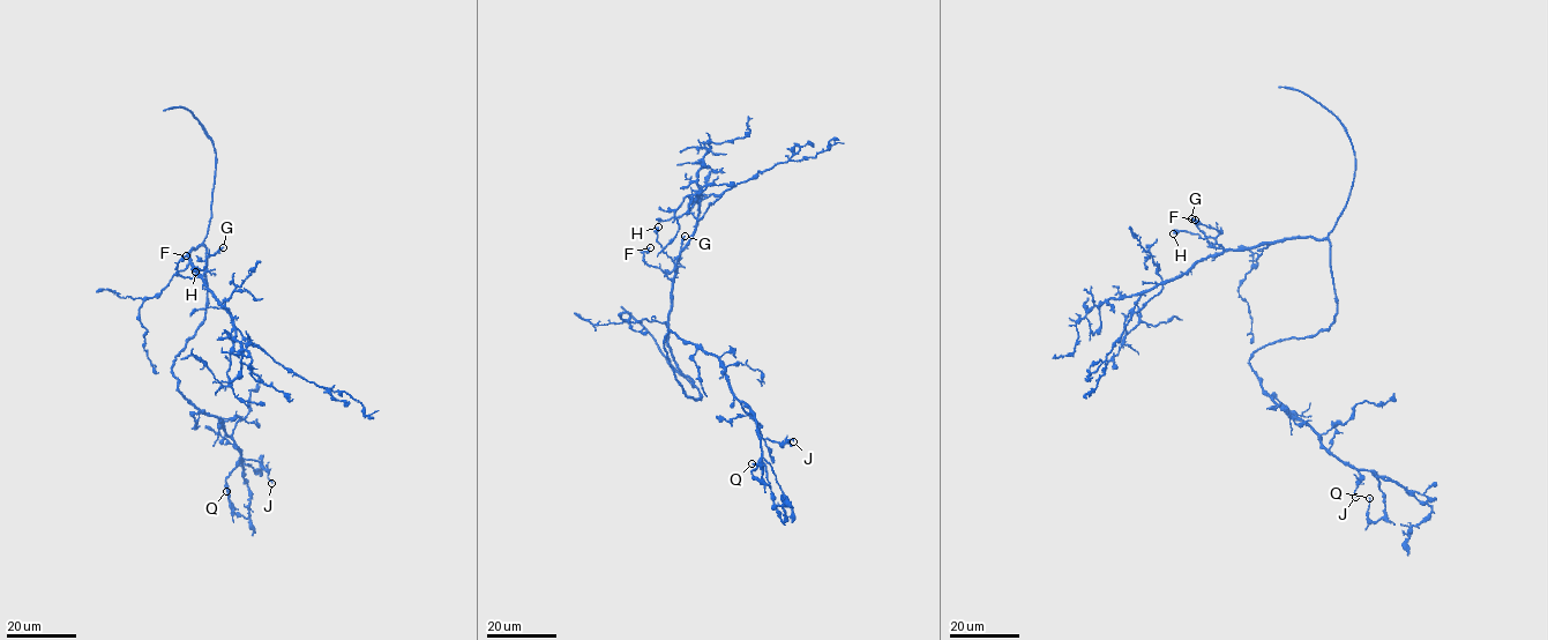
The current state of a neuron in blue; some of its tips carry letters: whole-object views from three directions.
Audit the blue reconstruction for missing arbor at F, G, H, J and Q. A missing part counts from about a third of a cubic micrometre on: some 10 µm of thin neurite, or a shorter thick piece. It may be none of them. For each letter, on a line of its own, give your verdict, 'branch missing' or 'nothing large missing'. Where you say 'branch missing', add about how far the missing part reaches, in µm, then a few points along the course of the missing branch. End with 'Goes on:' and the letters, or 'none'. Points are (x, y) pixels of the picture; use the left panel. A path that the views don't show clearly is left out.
F: nothing large missing
G: nothing large missing
H: nothing large missing
J: nothing large missing
Q: nothing large missing
Goes on: none

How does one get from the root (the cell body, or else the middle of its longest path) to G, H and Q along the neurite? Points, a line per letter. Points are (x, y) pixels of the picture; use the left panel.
G: (207, 302), (207, 248), (194, 247), (188, 255), (201, 276), (207, 270), (206, 259), (223, 247)
H: (207, 302), (207, 248), (203, 246), (193, 248), (188, 255), (200, 276), (207, 267), (193, 267), (195, 272)
Q: (207, 302), (171, 369), (178, 391), (240, 449), (226, 478), (233, 513), (226, 491)

